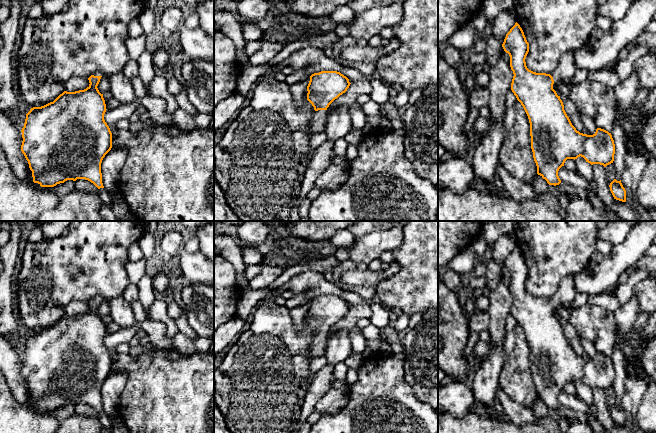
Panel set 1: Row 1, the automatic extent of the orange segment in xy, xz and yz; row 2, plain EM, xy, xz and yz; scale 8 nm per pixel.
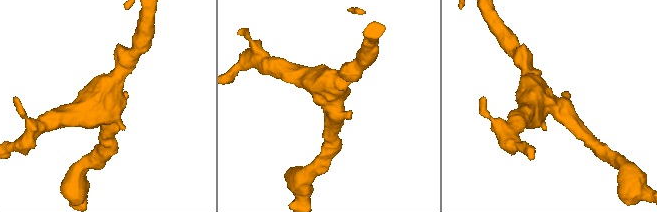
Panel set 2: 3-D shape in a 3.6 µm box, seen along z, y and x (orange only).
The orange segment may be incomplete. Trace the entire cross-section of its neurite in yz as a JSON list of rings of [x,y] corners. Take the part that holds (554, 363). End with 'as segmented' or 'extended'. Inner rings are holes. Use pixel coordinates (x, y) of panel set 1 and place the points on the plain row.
[[[515,249],[506,258],[502,271],[510,280],[510,291],[513,295],[511,314],[517,324],[523,330],[530,347],[531,373],[537,390],[537,398],[547,405],[549,409],[559,409],[561,404],[558,400],[559,393],[564,390],[567,383],[583,381],[586,386],[600,388],[606,391],[613,387],[615,368],[611,357],[597,352],[593,359],[580,357],[572,349],[567,340],[560,320],[553,313],[555,306],[571,304],[576,295],[575,274],[565,276],[551,298],[536,297],[526,290],[526,280],[529,276],[529,267],[520,249]]]; extended

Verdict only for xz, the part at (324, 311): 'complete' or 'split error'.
split error

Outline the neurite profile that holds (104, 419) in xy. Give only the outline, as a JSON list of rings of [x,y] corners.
[[[105,412],[98,413],[98,420],[100,421],[102,428],[111,428],[110,416],[108,416]]]

